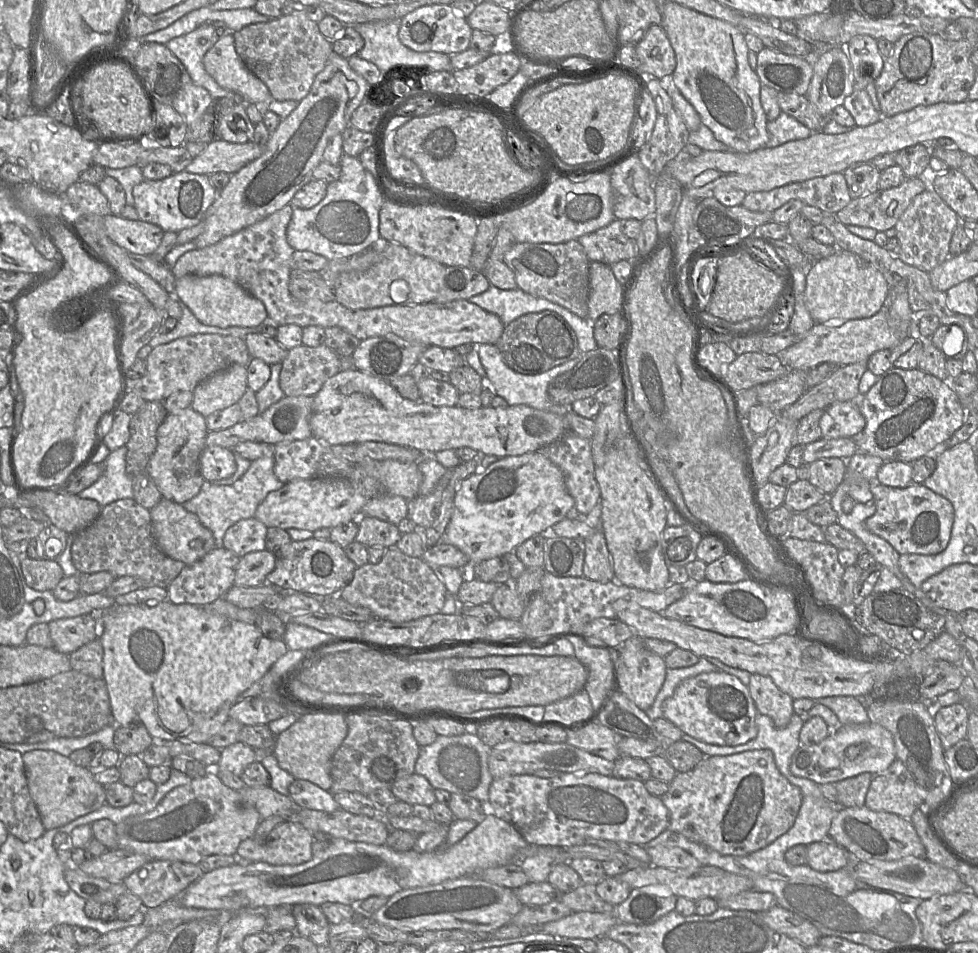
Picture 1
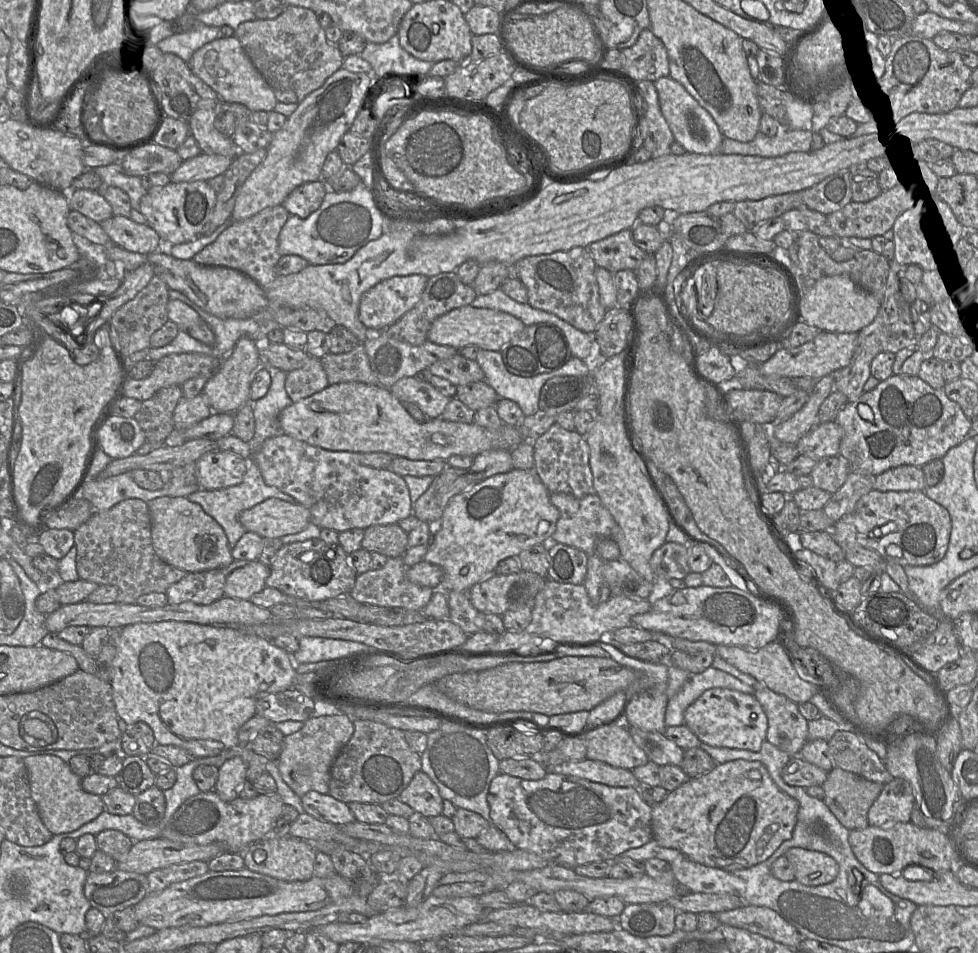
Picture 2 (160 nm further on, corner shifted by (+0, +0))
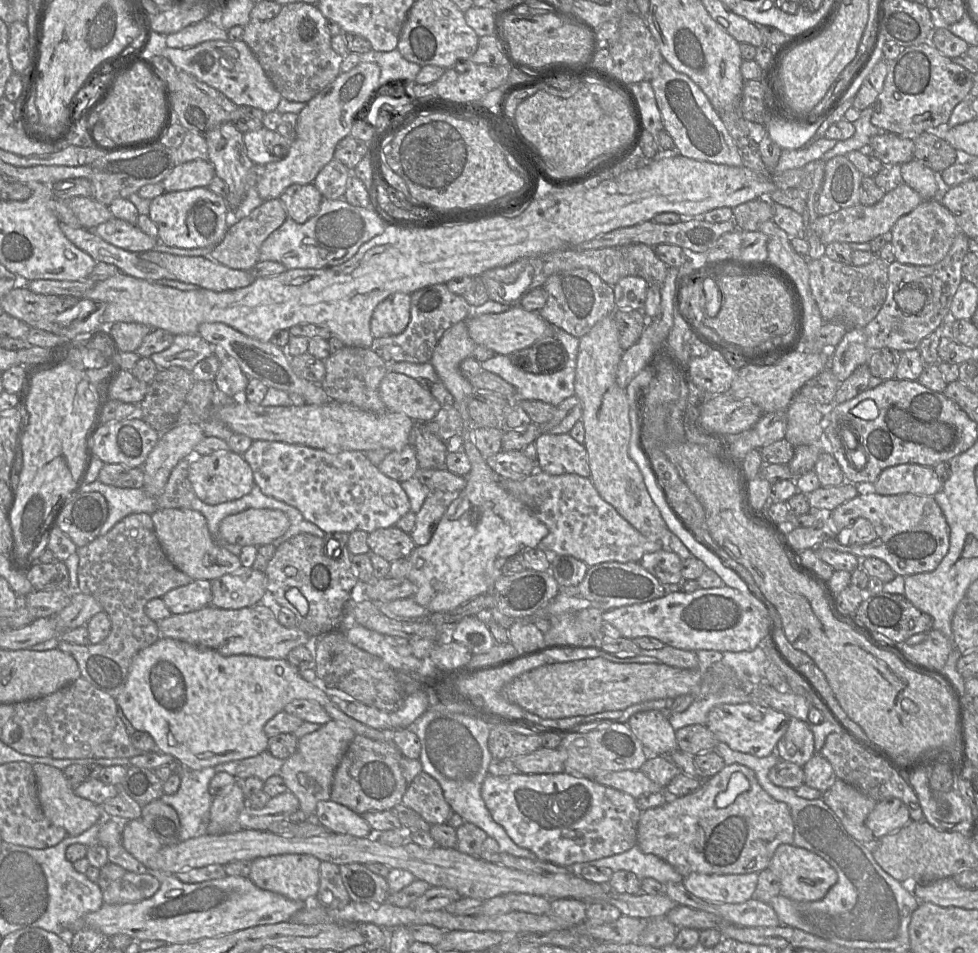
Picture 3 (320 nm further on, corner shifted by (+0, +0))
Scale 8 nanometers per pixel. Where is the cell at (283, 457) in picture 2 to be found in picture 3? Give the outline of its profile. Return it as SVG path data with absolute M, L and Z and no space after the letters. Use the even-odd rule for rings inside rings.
M257 440L252 442L250 448L242 456L251 467L254 482L259 486L263 494L295 507L301 512L307 521L319 527L326 534L333 534L336 532L351 533L353 531L364 531L370 534L380 528L394 527L403 516L411 511L409 498L402 489L400 483L381 473L378 468L369 461L365 453L361 451L327 452L322 449L315 449L302 445L287 444L278 441Z

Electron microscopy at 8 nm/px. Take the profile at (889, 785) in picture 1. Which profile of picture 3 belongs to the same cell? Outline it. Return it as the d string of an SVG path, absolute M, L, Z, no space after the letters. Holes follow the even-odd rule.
M887 798L878 801L865 820L874 838L899 830L911 821L907 806L898 798Z

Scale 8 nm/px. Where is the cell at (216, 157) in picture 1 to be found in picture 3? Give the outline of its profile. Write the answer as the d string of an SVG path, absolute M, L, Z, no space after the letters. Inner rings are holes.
M193 160L176 165L161 183L165 192L174 192L208 187L214 176L214 167L208 160Z

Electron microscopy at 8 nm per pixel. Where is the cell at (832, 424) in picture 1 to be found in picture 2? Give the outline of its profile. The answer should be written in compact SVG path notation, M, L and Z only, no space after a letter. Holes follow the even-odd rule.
M836 421L820 423L798 440L799 455L816 461L839 455L843 429Z

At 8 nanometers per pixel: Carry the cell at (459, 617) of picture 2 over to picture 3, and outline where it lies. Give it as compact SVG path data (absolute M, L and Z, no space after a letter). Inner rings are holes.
M469 616L456 623L452 639L467 647L473 655L487 653L496 645L488 625L478 616Z

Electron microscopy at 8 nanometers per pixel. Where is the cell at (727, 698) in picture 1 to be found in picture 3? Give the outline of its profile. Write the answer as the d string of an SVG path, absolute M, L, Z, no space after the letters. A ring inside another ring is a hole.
M753 703L720 704L710 710L706 726L718 742L727 744L734 751L761 758L775 752L777 742L787 730L788 721L788 715L772 707Z

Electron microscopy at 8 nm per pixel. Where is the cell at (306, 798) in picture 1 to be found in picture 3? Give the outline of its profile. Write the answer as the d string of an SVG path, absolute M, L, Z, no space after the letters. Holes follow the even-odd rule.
M319 801L315 811L316 822L331 833L358 838L373 836L373 831L362 815L331 801Z

